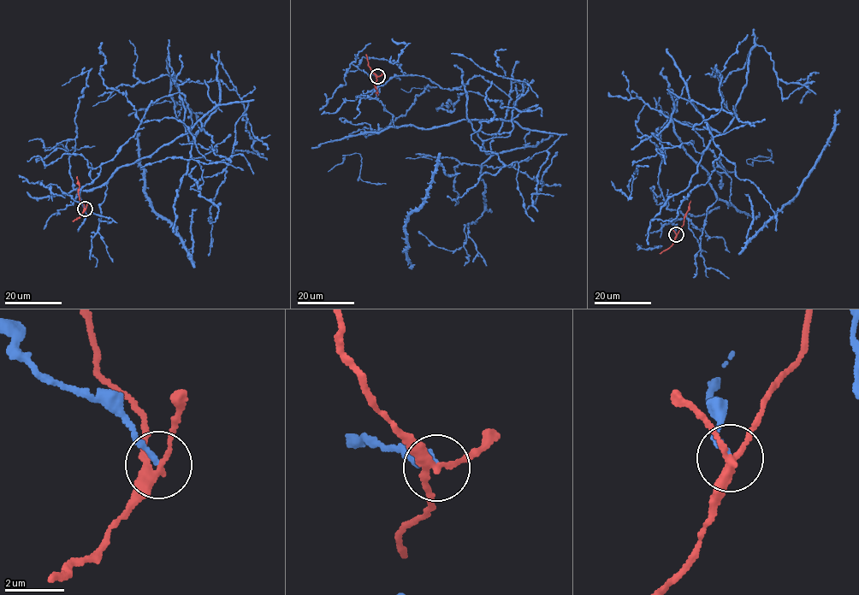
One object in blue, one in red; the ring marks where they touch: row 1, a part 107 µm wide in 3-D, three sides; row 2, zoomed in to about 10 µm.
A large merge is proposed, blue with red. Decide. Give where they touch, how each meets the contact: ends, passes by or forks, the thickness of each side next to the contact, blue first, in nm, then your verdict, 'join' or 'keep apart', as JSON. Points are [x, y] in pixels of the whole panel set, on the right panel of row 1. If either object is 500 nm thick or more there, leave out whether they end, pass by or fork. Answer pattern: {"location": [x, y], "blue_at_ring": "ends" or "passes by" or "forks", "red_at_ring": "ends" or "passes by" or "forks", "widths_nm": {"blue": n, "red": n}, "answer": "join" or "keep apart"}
{"location": [676, 234], "blue_at_ring": "ends", "red_at_ring": "forks", "widths_nm": {"blue": 180, "red": 240}, "answer": "keep apart"}

